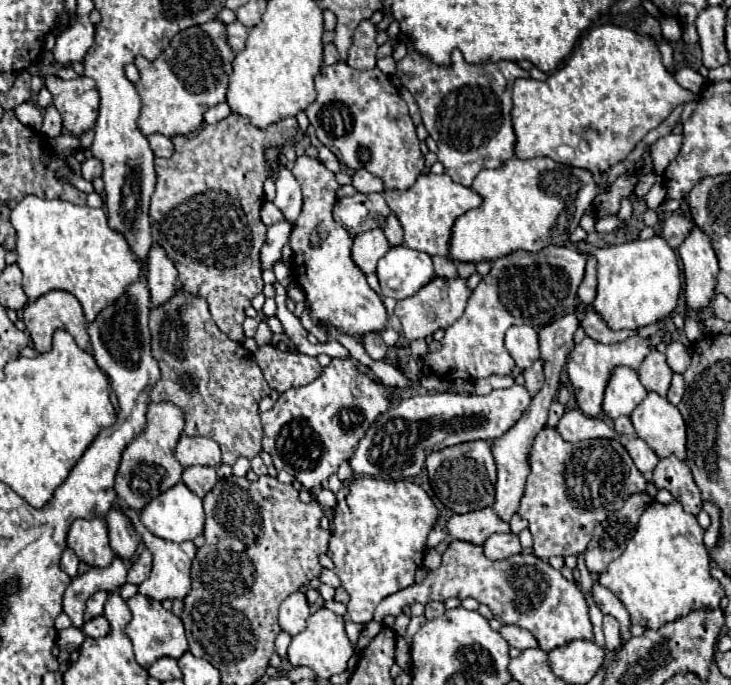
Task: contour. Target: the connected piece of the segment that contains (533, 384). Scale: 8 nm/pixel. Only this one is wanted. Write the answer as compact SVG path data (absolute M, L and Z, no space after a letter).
M542 359L534 361L534 365L524 371L524 377L526 377L526 389L530 391L530 395L536 395L544 385L544 361Z

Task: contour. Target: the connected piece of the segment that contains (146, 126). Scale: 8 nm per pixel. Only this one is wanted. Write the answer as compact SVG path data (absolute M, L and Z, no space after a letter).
M218 19L180 31L170 41L168 55L158 57L156 61L138 57L136 67L140 71L140 81L136 83L136 91L142 99L138 129L144 135L162 133L166 137L196 131L202 125L204 111L212 105L226 101L232 61L234 51L228 45L226 25Z

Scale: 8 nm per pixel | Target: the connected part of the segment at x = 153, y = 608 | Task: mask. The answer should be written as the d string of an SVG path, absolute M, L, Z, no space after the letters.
M136 593L126 603L128 603L130 611L132 611L132 619L124 627L124 633L128 635L128 639L134 645L136 661L138 661L140 667L148 669L148 665L158 661L160 657L178 659L182 653L188 651L188 641L186 641L186 633L184 633L182 621L172 611L166 611L160 605L160 601L152 601L150 597L144 597L142 593Z

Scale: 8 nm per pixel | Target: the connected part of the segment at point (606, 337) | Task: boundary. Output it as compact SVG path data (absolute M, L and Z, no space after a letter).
M588 311L580 325L584 327L588 337L592 337L592 339L596 339L600 343L618 343L618 341L624 341L624 339L636 335L636 331L630 331L630 329L620 329L620 331L608 329L606 321L596 311Z

